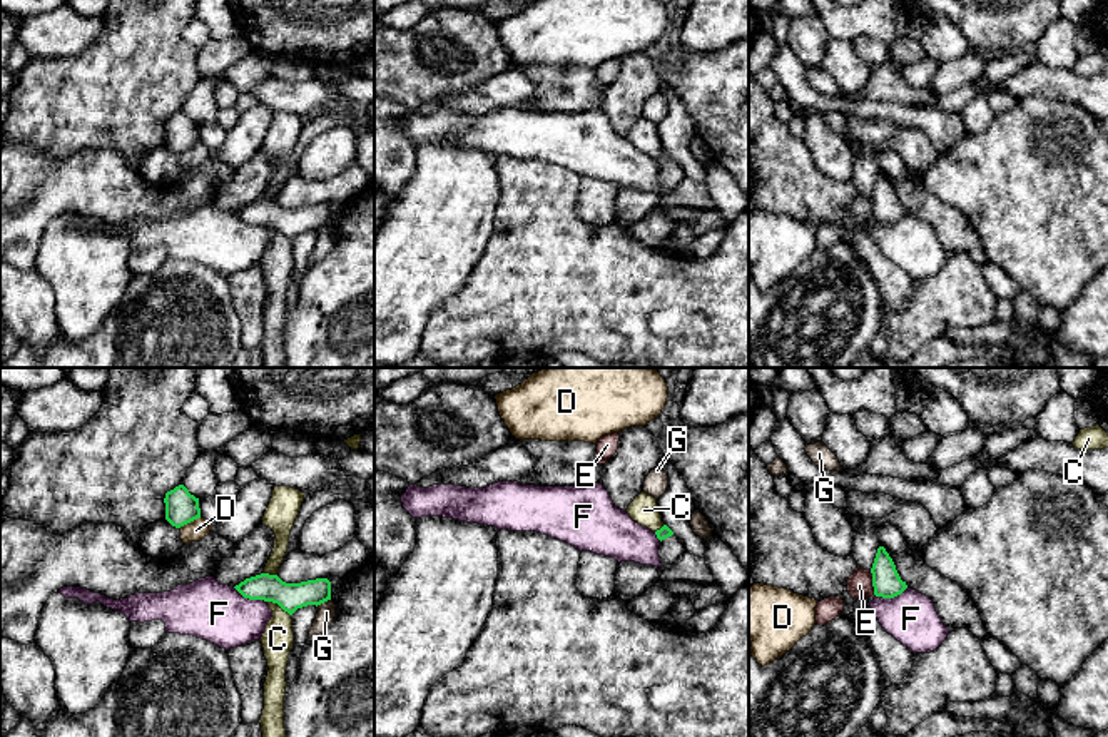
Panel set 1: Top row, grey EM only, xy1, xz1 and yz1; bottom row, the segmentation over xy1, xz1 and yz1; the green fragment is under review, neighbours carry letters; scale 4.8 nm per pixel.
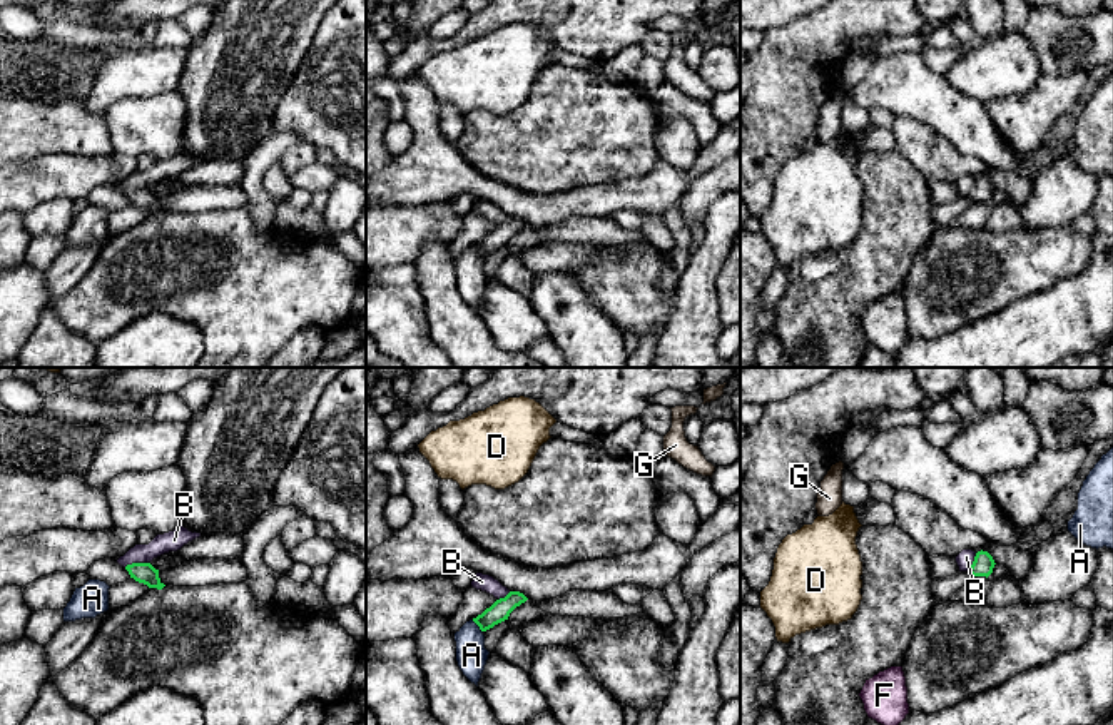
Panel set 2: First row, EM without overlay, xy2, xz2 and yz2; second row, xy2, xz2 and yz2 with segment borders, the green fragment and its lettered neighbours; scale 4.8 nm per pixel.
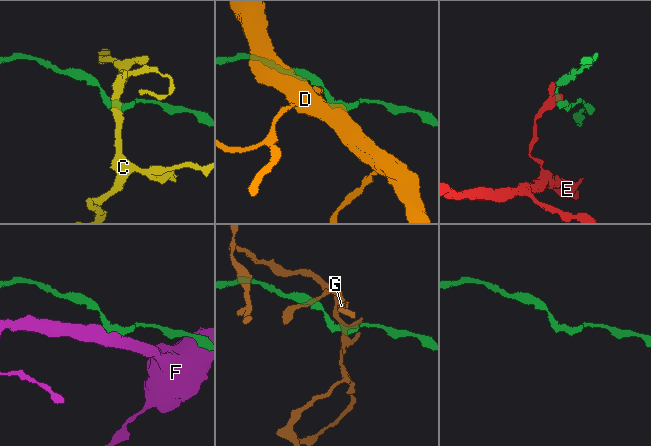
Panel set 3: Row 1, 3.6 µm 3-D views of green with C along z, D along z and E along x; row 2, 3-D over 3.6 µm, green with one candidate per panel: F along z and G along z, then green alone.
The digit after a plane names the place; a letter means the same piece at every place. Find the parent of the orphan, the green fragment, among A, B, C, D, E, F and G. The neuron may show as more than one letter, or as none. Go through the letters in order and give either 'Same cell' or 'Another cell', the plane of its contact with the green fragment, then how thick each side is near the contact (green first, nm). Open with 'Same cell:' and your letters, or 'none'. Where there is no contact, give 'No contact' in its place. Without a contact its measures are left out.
Same cell: F
A: Another cell. Touches green in xz2. Thickness 100 nm (green) against 150 nm
B: Another cell. Touches green in xy2. Thickness 100 nm (green) against 100 nm
C: Another cell. Touches green in xy1. Thickness 140 nm (green) against 150 nm
D: Another cell. Touches green in xy1. Thickness 160 nm (green) against 100 nm
E: Another cell. Touches green in yz1. Thickness 140 nm (green) against 130 nm
F: Same cell. Touches green in xy1. Thickness 140 nm (green) against 280 nm
G: Another cell. Touches green in xy1. Thickness 140 nm (green) against 90 nm

